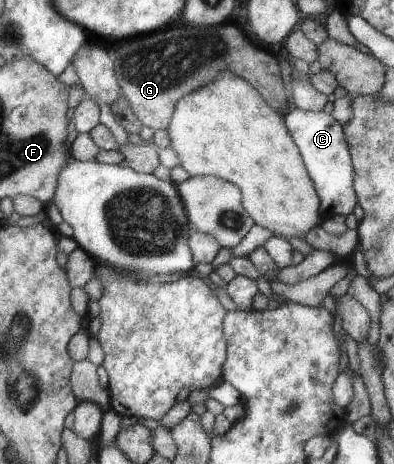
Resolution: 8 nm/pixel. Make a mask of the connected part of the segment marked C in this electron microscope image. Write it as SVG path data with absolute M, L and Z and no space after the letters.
M295 107L287 112L287 128L294 137L302 157L305 159L310 177L317 187L321 199L322 218L343 215L353 212L347 210L349 206L355 208L355 194L353 194L353 165L351 164L350 143L347 142L345 127L337 122L333 115L324 111L306 111Z

